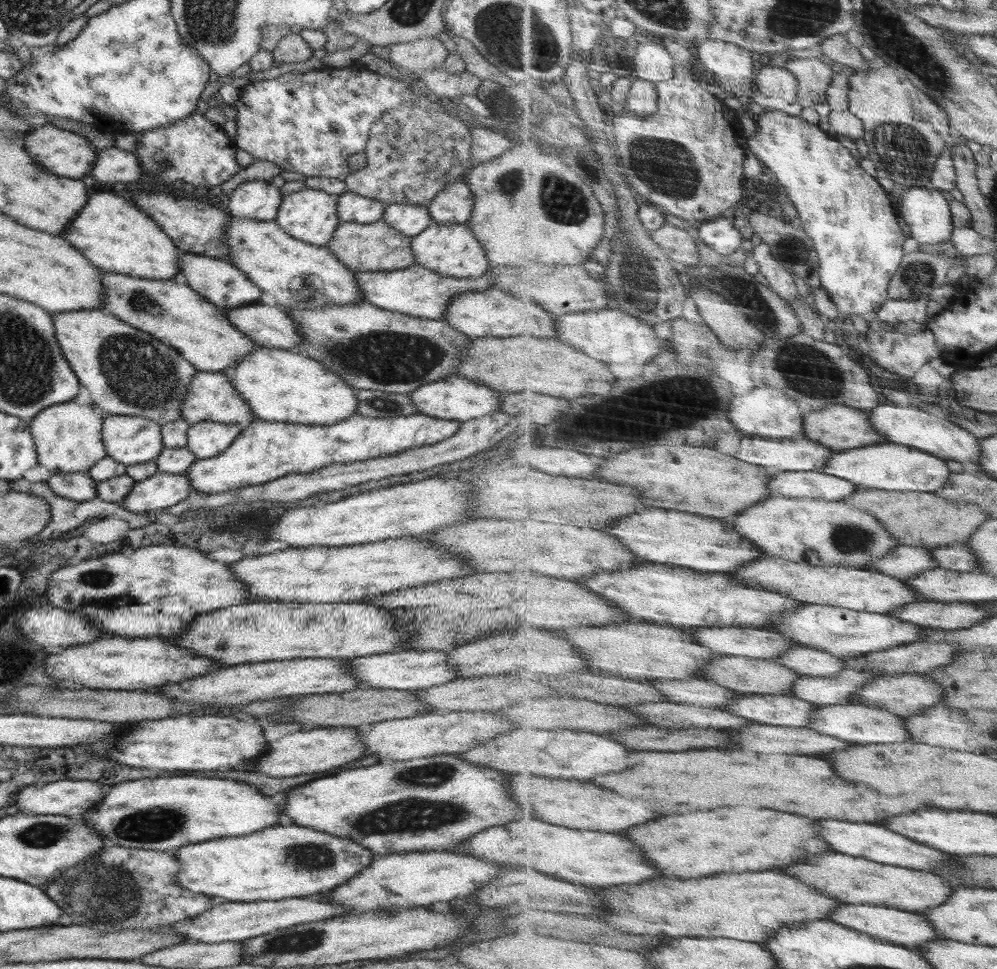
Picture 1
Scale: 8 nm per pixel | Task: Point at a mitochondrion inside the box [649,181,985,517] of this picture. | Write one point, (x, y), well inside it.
(806, 369)

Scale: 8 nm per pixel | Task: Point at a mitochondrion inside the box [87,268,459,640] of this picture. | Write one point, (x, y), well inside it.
(141, 375)

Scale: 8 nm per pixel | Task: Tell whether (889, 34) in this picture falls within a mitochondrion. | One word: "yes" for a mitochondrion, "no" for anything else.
yes

